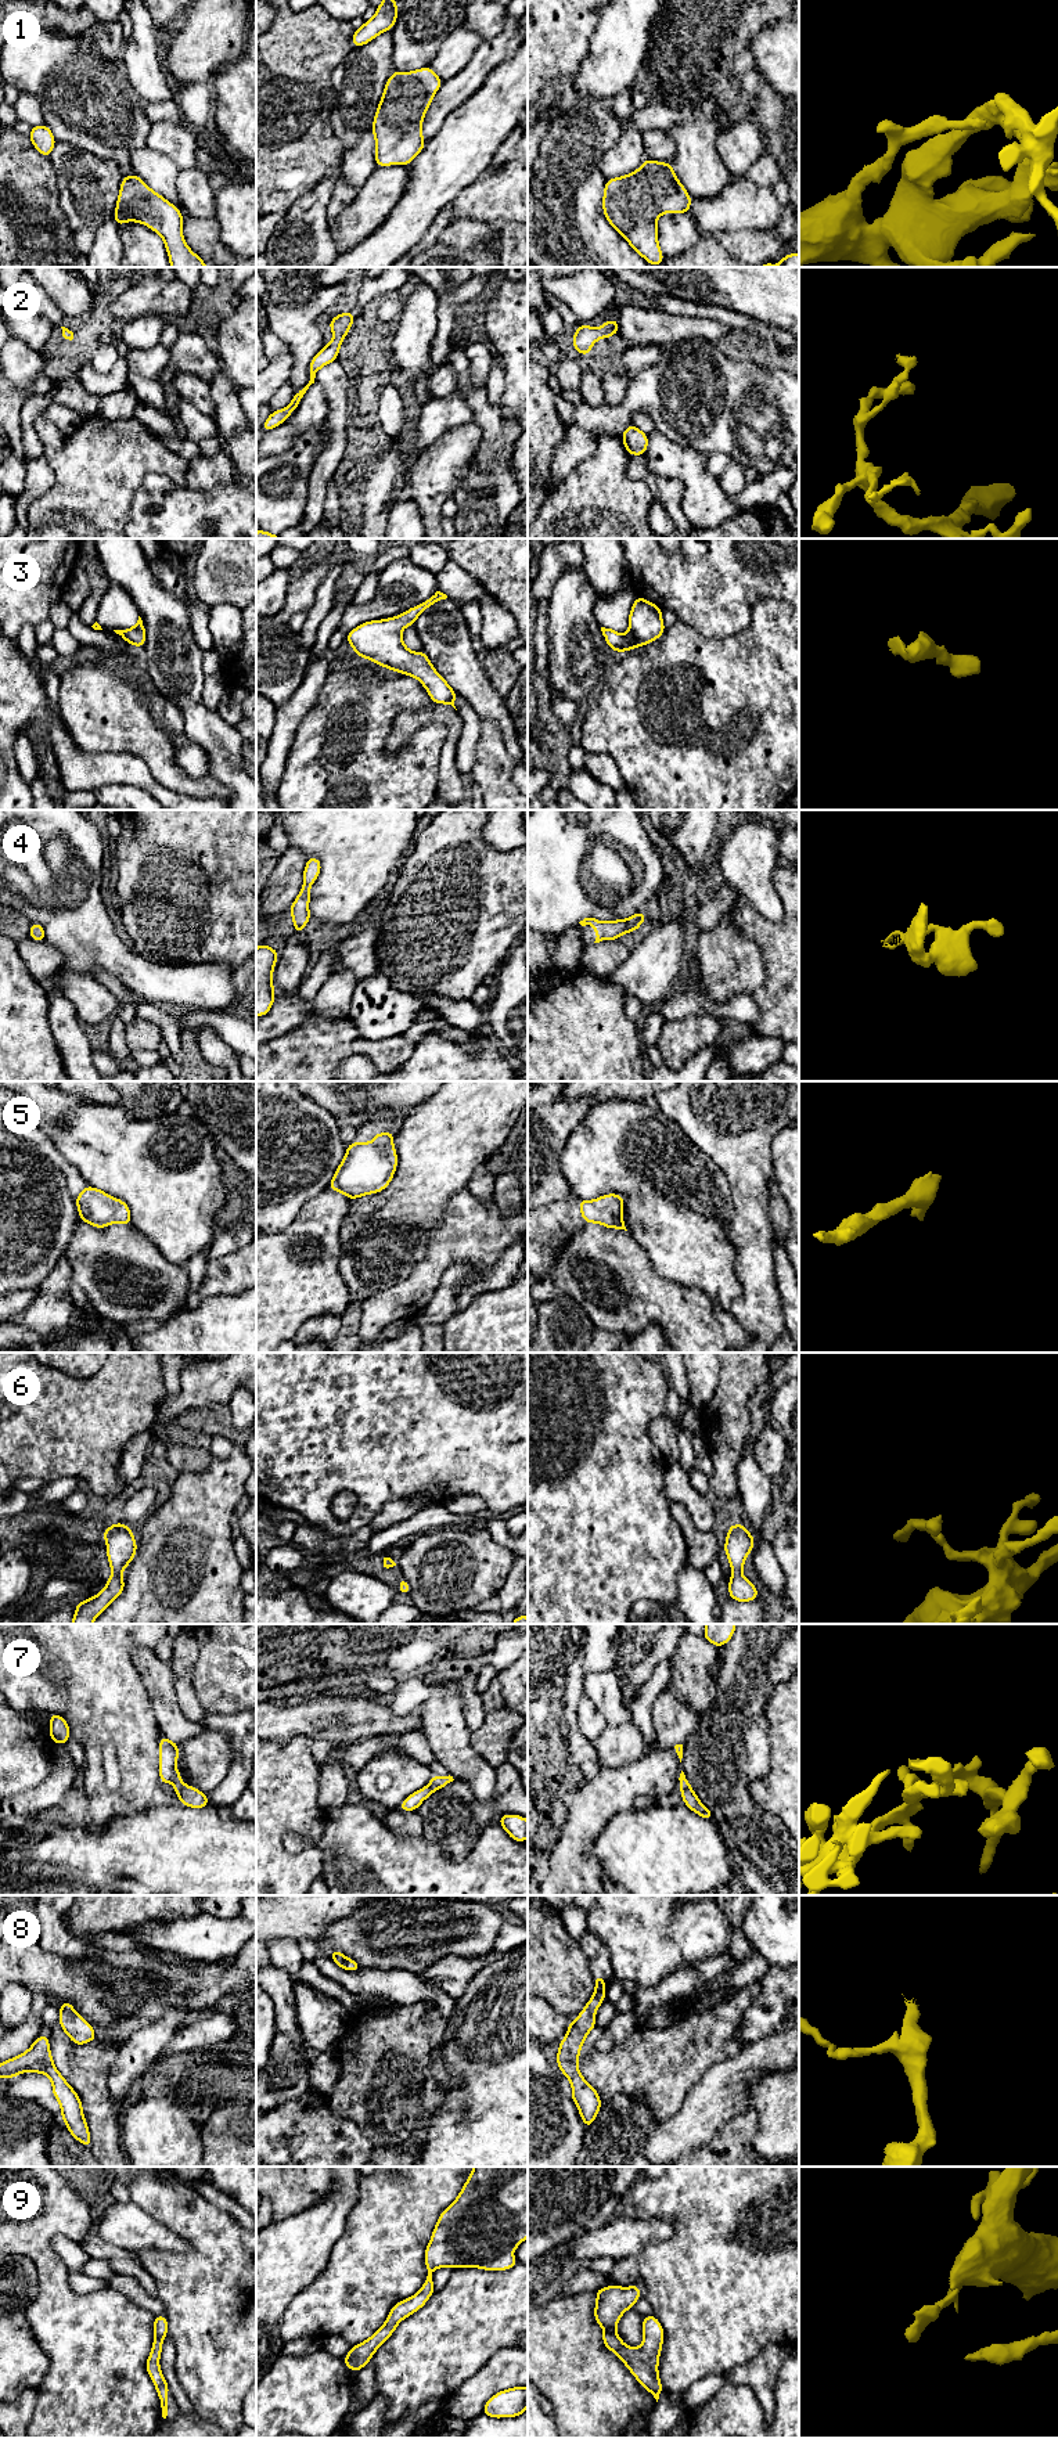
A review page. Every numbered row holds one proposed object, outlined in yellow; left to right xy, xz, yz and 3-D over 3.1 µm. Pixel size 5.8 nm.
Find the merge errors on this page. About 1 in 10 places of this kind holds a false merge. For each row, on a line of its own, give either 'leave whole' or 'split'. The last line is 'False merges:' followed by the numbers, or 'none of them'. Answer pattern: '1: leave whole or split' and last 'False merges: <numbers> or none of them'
1: leave whole
2: leave whole
3: leave whole
4: leave whole
5: leave whole
6: leave whole
7: leave whole
8: leave whole
9: leave whole
False merges: none of them

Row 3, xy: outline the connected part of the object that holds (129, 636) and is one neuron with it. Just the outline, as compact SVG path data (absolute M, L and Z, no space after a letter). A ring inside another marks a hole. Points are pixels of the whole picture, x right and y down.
M140 616L137 623L132 629L114 631L119 634L126 642L134 645L136 648L144 647L145 644L145 627Z

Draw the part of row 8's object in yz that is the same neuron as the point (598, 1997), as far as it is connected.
M594 1977L595 1991L580 2014L568 2025L568 2034L559 2042L557 2064L572 2085L572 2100L575 2102L586 2129L595 2121L601 2109L598 2092L582 2077L577 2060L582 2045L589 2032L597 2025L595 2012L605 2001L605 1978Z

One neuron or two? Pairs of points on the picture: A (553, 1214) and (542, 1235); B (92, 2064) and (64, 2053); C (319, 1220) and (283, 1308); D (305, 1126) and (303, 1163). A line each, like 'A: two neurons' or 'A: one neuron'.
A: one neuron
B: one neuron
C: one neuron
D: one neuron

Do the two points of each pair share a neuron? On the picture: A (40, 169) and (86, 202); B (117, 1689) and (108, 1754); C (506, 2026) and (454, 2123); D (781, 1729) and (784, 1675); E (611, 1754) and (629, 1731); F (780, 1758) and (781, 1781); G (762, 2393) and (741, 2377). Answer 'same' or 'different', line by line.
A: different
B: same
C: same
D: different
E: same
F: same
G: same

